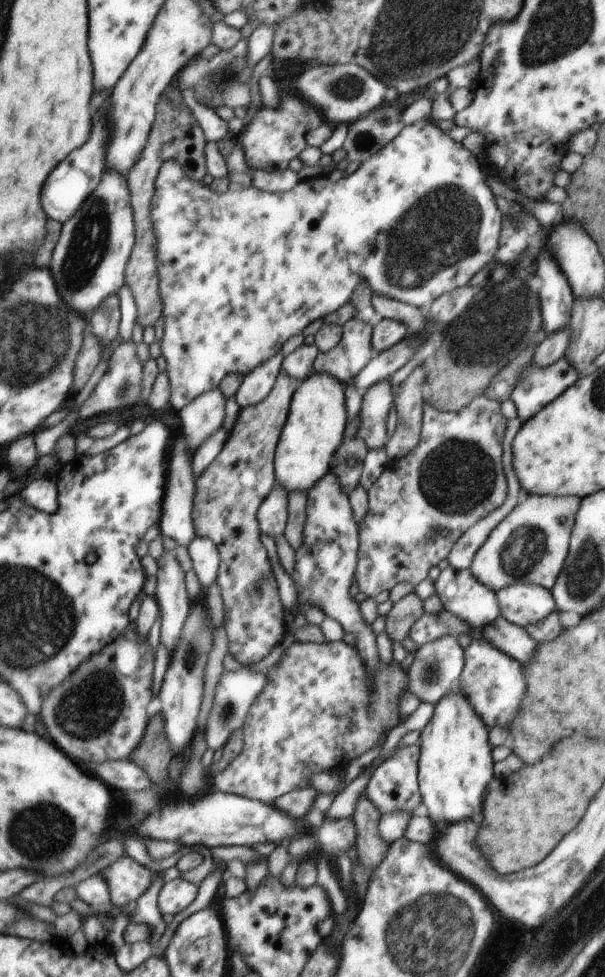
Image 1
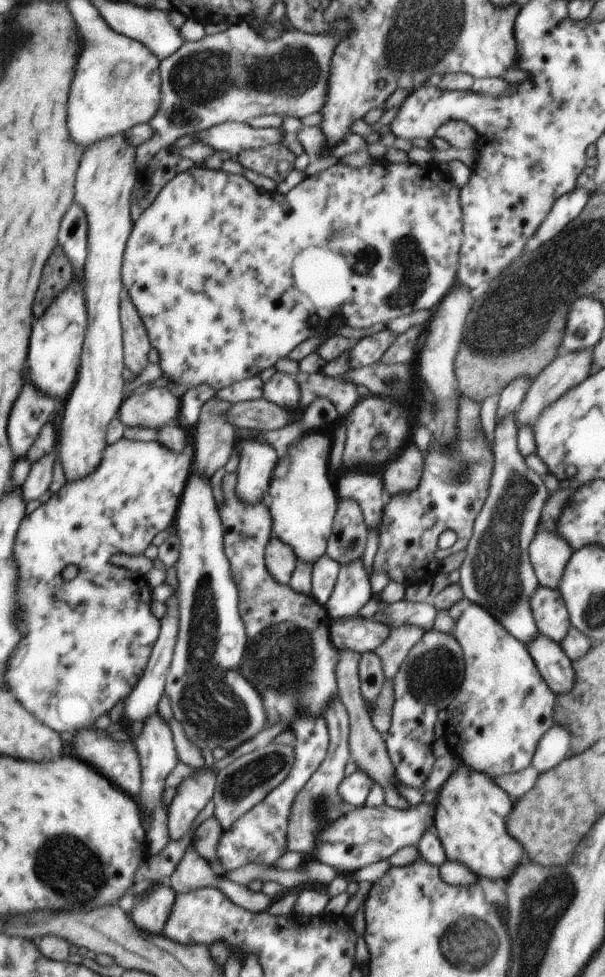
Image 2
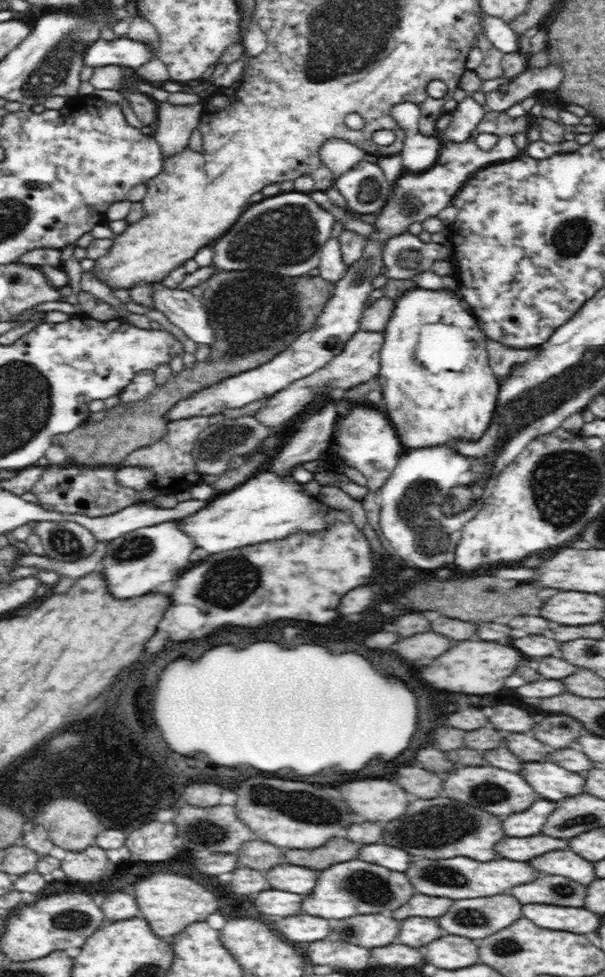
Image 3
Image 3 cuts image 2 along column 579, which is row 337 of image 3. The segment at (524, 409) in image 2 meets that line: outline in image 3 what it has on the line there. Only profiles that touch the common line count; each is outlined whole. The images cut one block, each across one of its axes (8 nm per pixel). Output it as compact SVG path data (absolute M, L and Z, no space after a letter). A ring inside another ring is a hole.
M358 331L346 342L344 350L340 351L322 368L308 376L291 382L284 390L266 398L265 405L255 412L255 419L264 426L274 428L296 416L308 402L318 394L322 394L326 387L332 387L338 392L351 389L361 382L368 382L374 375L379 374L380 350L384 344L384 332Z

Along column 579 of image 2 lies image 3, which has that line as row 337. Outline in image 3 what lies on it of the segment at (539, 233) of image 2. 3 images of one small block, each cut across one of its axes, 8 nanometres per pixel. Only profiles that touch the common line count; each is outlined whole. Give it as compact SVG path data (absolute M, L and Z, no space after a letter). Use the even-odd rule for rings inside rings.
M161 284L148 285L152 286L153 308L163 312L190 340L209 347L216 342L214 329L210 326L201 297L180 288L167 288Z

